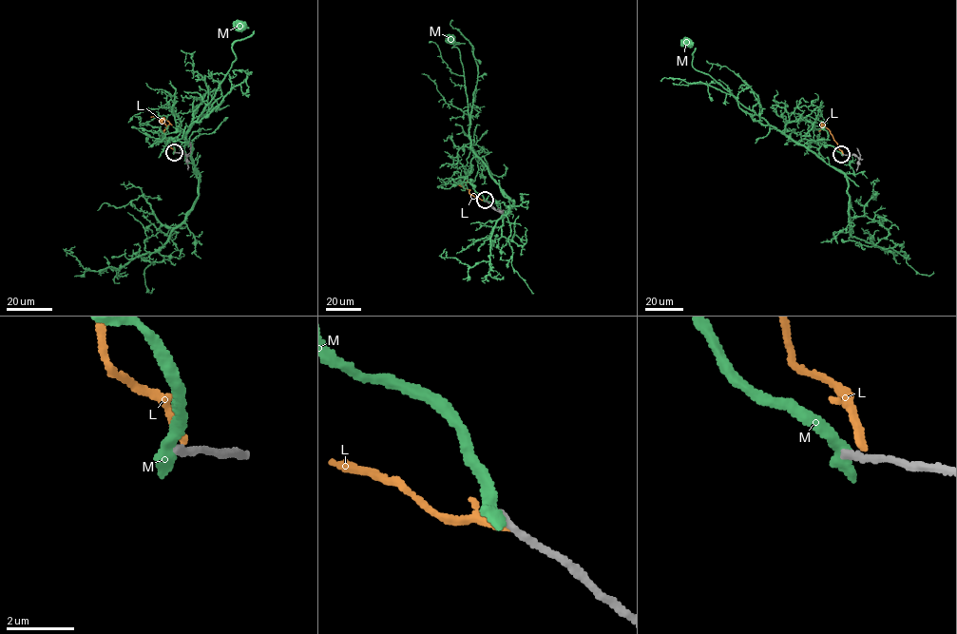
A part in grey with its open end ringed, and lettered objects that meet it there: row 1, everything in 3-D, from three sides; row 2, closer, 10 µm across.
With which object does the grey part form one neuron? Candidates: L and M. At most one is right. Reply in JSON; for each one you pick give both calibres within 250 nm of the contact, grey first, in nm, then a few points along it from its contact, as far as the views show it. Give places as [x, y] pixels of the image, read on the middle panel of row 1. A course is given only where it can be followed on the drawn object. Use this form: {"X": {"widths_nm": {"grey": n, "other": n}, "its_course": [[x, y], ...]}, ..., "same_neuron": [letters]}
{"same_neuron": []}

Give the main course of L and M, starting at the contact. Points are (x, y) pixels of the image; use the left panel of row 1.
L: (174, 152), (164, 133), (165, 125), (162, 122), (163, 119), (169, 123), (167, 126)
M: (174, 152), (164, 141), (175, 137), (185, 142), (189, 127), (236, 60), (233, 44), (253, 33), (240, 26)

